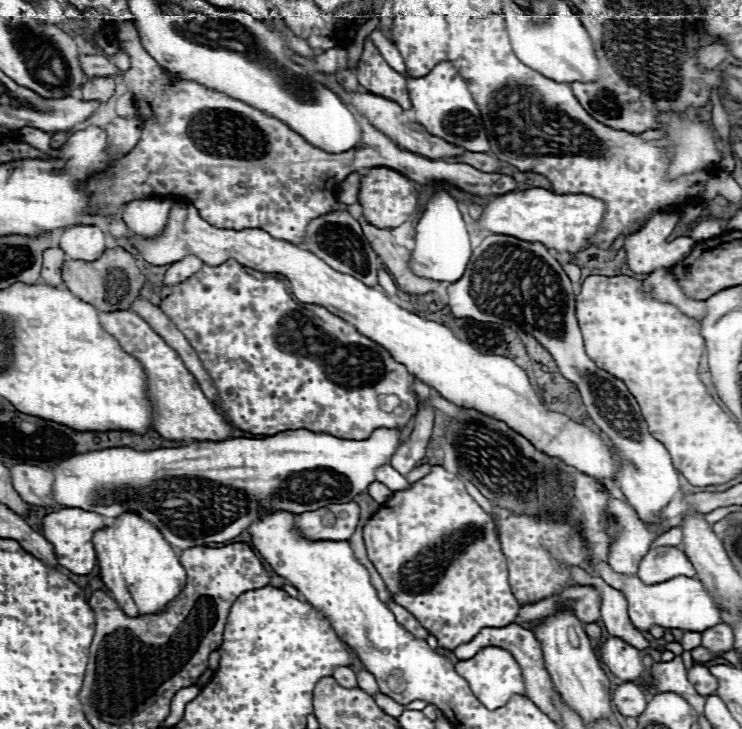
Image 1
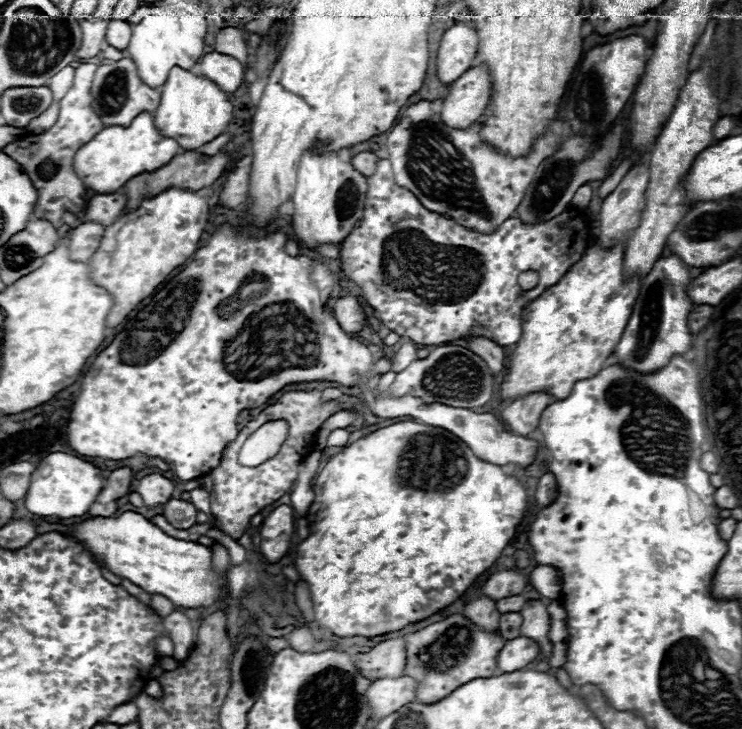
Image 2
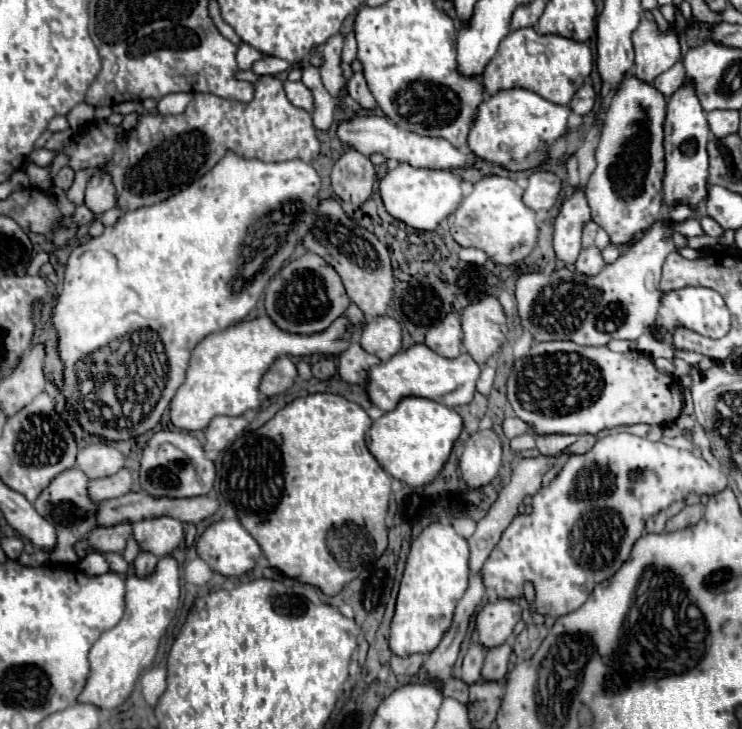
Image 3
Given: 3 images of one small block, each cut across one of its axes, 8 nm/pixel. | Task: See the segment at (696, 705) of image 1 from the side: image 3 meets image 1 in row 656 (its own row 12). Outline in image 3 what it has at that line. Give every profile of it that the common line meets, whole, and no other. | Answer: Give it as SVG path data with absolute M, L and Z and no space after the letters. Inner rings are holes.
M676 10L676 20L666 30L660 30L656 20L642 18L632 34L636 52L634 74L646 82L652 82L658 74L674 66L674 62L678 62L682 56L680 34L684 28L686 20L680 10Z

